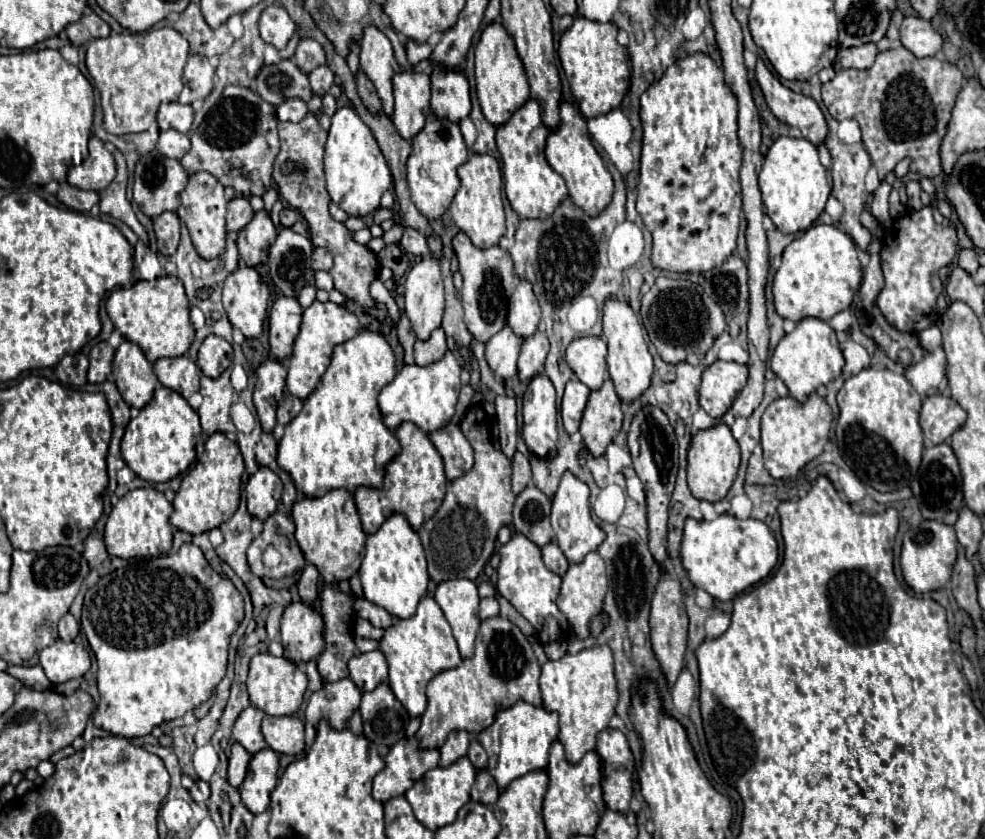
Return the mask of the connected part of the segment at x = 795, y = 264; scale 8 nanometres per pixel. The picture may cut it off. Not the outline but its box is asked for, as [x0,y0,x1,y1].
[773,225,861,323]

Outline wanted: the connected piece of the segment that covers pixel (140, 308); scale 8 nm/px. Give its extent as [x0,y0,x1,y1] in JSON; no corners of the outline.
[105,275,195,363]

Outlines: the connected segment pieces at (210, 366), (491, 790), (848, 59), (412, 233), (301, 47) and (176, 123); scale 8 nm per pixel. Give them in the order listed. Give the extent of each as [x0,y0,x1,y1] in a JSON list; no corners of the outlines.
[[197,335,233,379],[471,769,499,805],[833,43,877,69],[401,229,431,257],[293,39,325,73],[157,101,193,133]]

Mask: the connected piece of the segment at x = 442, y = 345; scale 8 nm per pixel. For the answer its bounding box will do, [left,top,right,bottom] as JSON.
[415,327,447,365]

